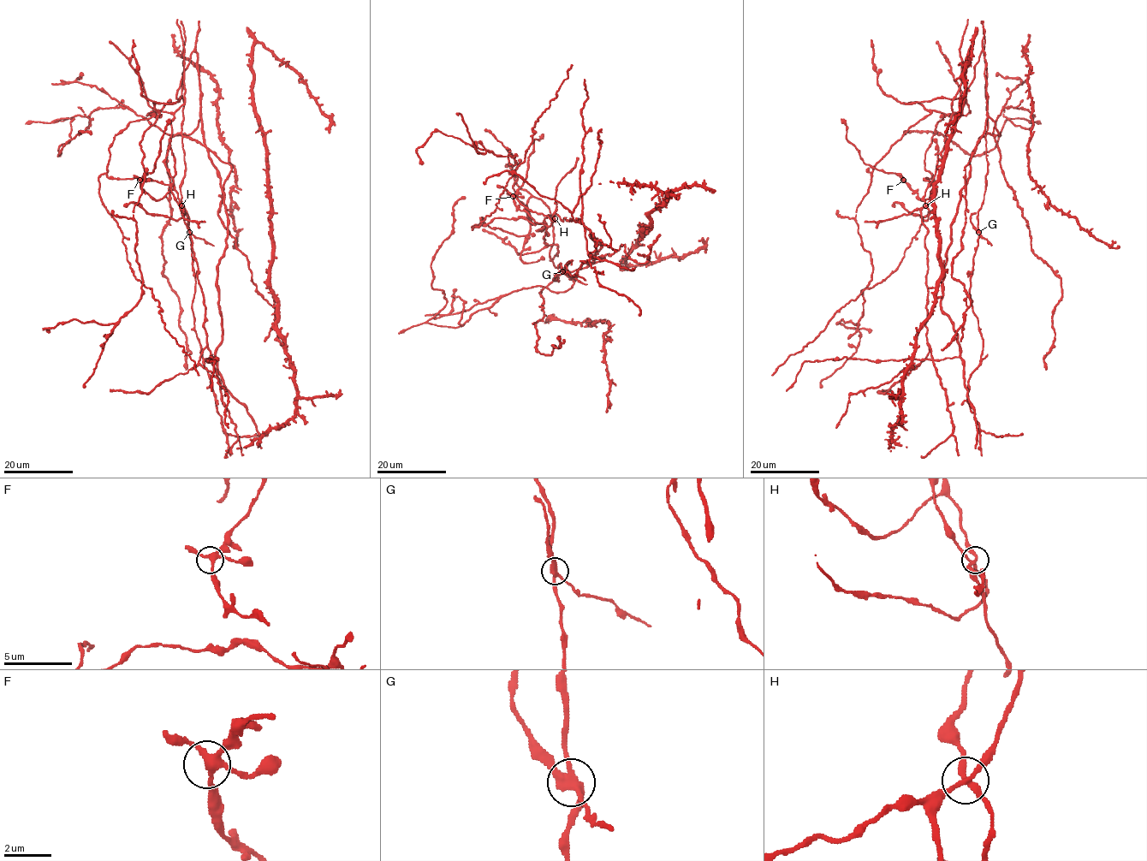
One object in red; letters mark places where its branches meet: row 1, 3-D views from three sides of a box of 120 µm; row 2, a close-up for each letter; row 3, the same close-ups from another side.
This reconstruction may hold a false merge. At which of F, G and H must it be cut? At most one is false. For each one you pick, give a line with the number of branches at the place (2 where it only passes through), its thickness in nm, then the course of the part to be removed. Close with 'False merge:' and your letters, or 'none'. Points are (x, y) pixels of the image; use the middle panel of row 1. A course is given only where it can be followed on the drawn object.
G: branches 4; calibre 320 nm; course (563, 271), (587, 284)
False merge: G

